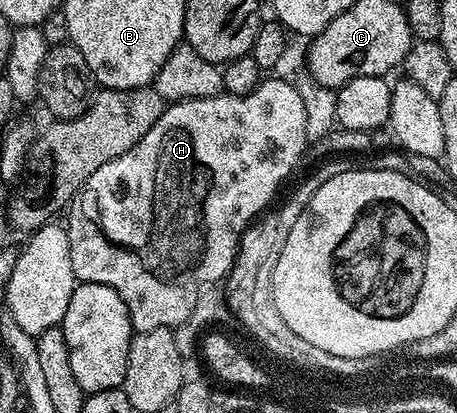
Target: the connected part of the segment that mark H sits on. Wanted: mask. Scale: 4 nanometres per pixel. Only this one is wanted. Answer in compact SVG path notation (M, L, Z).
M273 77L262 80L260 85L242 97L236 97L230 93L222 92L216 97L207 99L191 99L190 101L172 102L164 111L161 118L119 159L111 163L103 163L91 179L87 179L84 189L79 194L79 199L72 202L68 210L69 221L69 250L71 251L71 271L77 276L78 282L99 283L111 287L123 299L123 303L129 312L129 318L134 330L155 331L156 329L173 329L184 323L191 315L191 311L197 305L197 298L206 292L208 285L224 282L229 276L229 268L237 258L237 245L241 242L241 235L248 225L258 215L264 214L270 208L273 196L277 188L285 181L285 176L301 161L301 156L307 153L307 115L303 111L303 99L299 99L299 91L292 80L280 81Z

